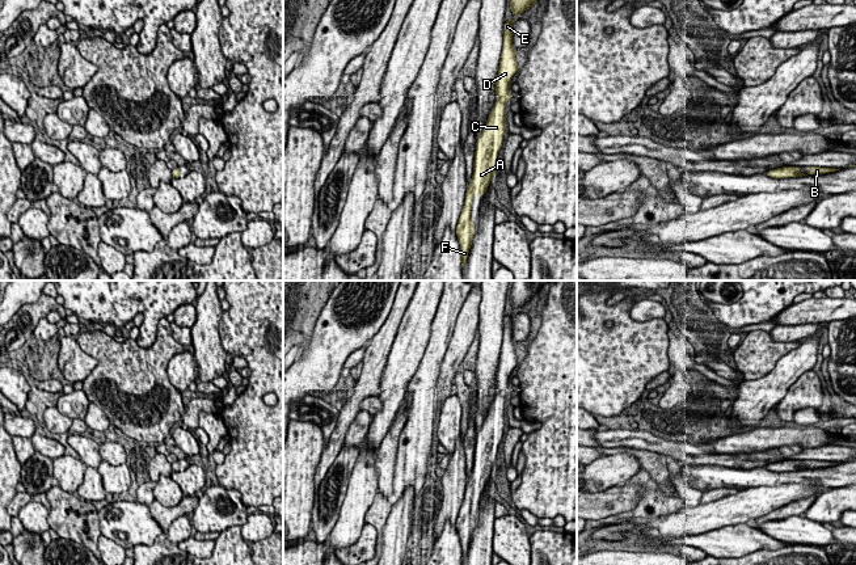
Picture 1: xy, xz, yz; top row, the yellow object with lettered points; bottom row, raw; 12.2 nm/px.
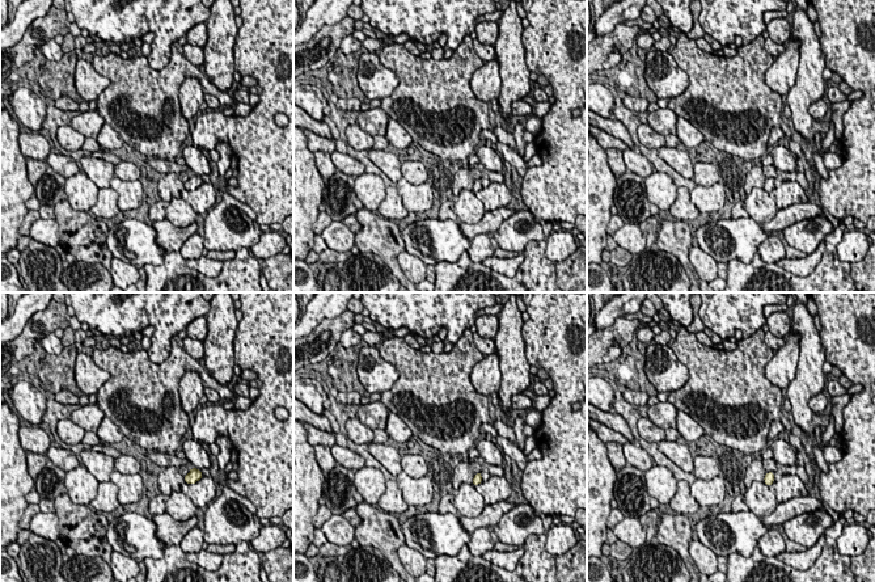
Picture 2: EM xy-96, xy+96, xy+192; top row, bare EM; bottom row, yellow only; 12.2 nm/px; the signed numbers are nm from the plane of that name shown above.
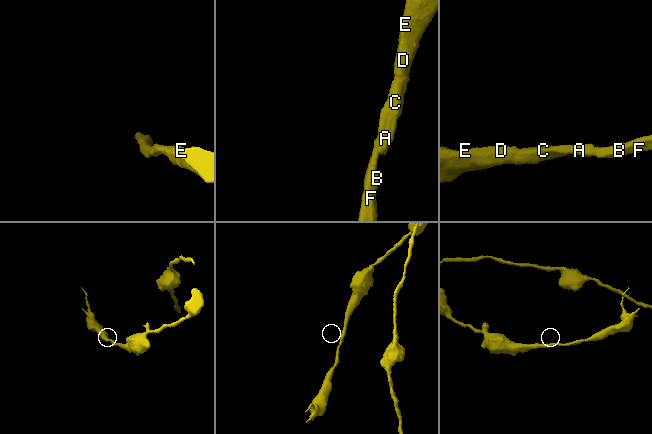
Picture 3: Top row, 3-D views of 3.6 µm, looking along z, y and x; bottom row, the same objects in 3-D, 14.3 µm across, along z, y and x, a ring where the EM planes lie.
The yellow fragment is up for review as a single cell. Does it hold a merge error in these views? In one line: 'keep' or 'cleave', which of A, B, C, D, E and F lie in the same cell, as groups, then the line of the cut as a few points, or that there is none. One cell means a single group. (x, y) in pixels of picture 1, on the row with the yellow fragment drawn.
keep | A B C D E F | no cut

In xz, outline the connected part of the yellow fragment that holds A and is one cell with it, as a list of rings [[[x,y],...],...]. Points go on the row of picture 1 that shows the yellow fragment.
[[[513,22],[505,24],[503,46],[501,52],[499,68],[496,81],[497,101],[488,117],[486,125],[476,142],[476,152],[473,161],[473,174],[465,193],[465,201],[455,229],[461,250],[461,267],[468,258],[475,235],[475,223],[471,220],[472,201],[475,194],[482,198],[494,177],[497,166],[497,156],[503,143],[505,135],[505,105],[510,101],[510,83],[518,72],[518,62],[515,59],[515,47],[513,46]]]

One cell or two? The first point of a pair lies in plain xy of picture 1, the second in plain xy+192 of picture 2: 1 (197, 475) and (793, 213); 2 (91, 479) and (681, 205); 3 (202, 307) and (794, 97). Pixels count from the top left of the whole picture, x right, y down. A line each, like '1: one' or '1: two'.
1: two
2: one
3: one

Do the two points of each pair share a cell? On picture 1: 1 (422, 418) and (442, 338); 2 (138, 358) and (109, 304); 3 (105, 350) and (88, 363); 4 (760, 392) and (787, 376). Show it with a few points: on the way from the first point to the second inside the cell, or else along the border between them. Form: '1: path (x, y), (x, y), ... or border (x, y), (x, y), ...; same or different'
1: path (424, 399), (424, 382), (431, 358); same
2: border (159, 320), (156, 340), (150, 346), (140, 348); different
3: border (75, 340), (97, 362), (83, 382); different
4: path (767, 392), (780, 379); same

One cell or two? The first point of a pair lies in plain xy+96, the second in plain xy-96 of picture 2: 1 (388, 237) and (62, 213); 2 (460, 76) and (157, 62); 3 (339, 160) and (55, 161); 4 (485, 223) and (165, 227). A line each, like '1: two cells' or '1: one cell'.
1: one cell
2: two cells
3: one cell
4: one cell

